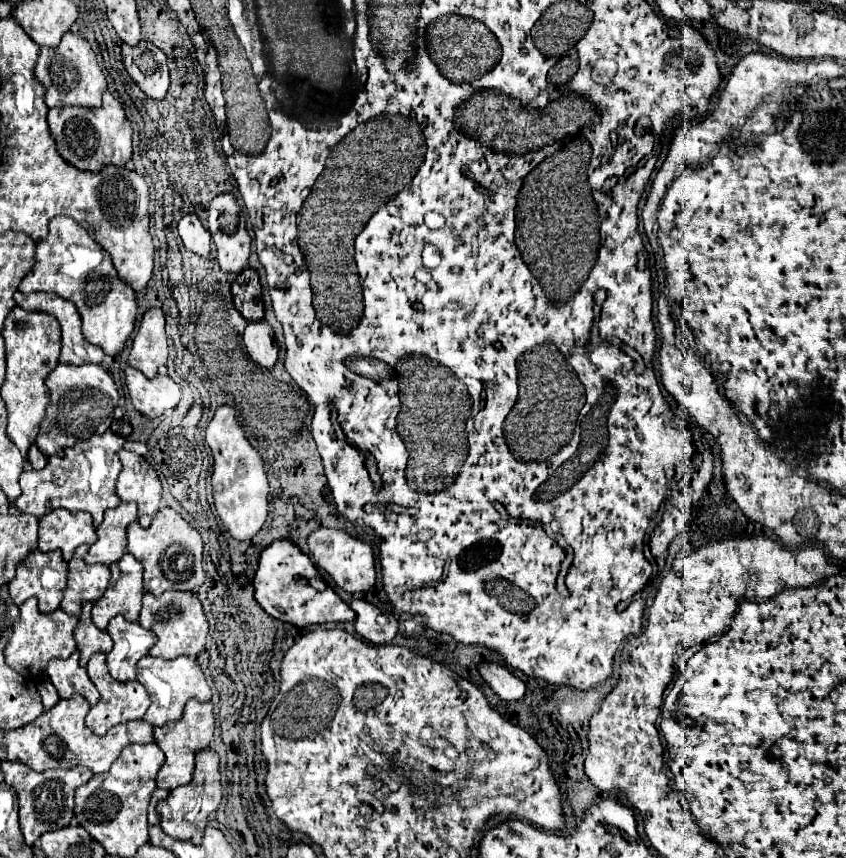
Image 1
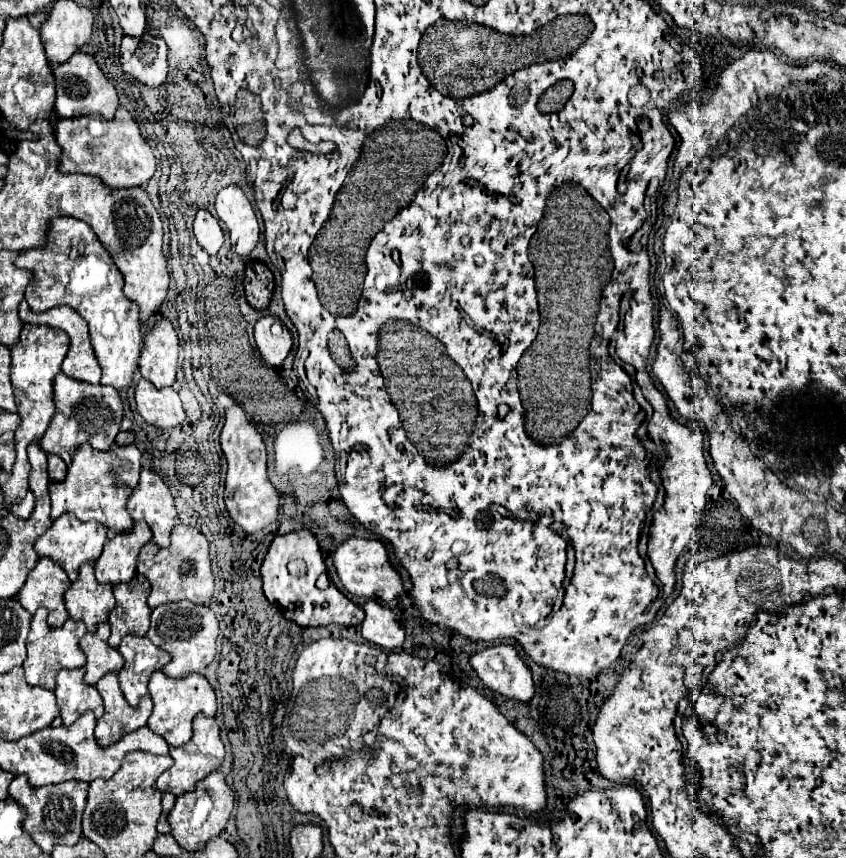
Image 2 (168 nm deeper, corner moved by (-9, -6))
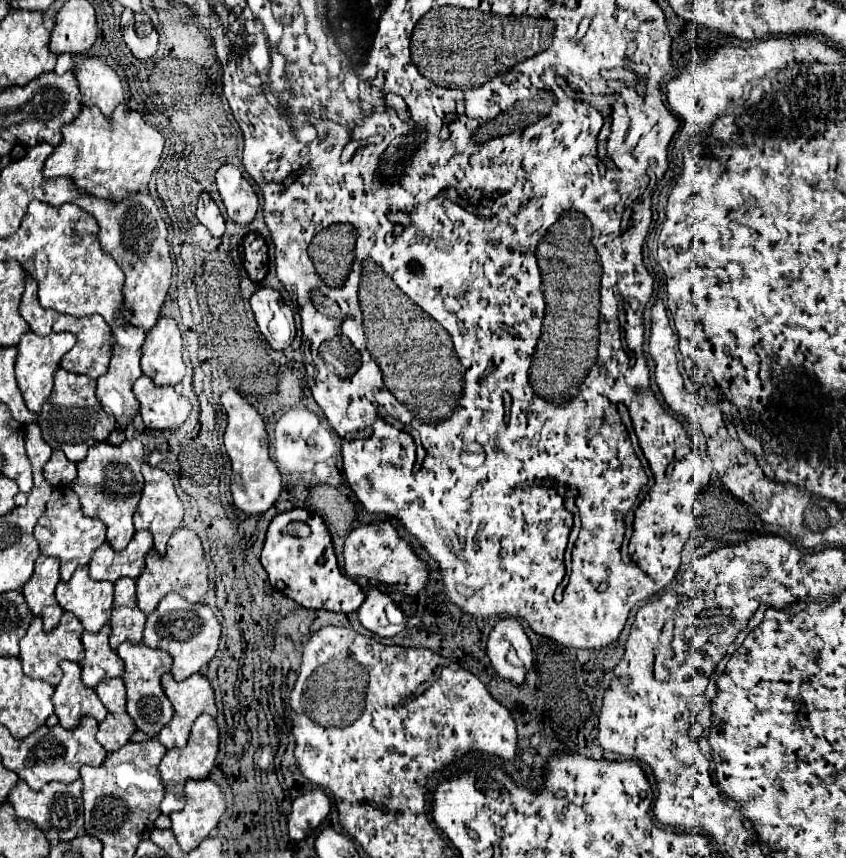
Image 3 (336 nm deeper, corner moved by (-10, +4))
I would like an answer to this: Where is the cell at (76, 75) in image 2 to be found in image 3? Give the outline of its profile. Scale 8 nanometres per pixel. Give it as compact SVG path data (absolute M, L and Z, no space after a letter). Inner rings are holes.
M85 58L75 70L83 106L97 106L103 116L111 116L115 106L123 104L123 86L115 70L101 58Z

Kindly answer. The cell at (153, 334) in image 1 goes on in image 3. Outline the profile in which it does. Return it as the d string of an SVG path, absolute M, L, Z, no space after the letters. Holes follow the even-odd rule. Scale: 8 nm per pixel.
M159 318L157 324L147 332L145 344L141 346L143 374L149 376L157 386L175 386L185 376L185 362L181 358L181 332L173 318Z

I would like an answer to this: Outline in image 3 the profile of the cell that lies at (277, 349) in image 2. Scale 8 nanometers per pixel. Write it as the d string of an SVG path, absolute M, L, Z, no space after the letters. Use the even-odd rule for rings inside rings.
M261 286L249 302L269 346L273 350L285 350L295 338L295 322L291 308L283 302L281 294L269 286Z

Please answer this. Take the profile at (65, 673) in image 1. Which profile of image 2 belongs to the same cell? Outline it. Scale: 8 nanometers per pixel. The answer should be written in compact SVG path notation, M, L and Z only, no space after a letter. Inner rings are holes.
M84 668L60 670L56 676L56 700L60 706L60 716L66 726L70 726L86 710L92 710L96 718L104 714L104 702L98 690L84 682Z

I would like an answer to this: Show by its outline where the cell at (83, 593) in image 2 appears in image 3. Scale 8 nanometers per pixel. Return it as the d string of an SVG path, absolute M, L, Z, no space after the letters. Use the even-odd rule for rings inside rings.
M87 566L75 570L69 582L61 582L55 598L65 612L75 614L87 632L99 632L111 616L113 584L89 578Z

